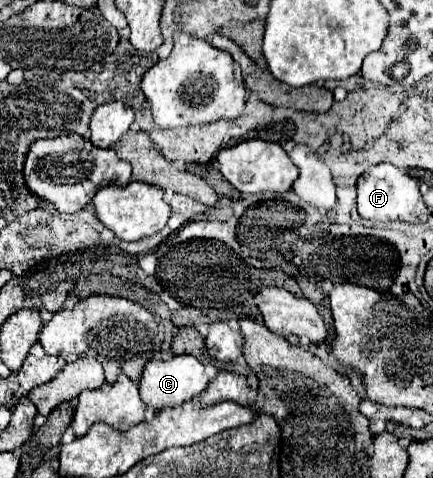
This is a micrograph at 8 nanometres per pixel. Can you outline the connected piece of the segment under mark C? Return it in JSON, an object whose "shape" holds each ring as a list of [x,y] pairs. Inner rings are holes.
{"shape":[[[175,355],[167,361],[151,359],[145,365],[141,381],[139,381],[139,393],[147,407],[159,411],[169,405],[181,405],[185,401],[191,401],[195,395],[205,391],[207,383],[209,383],[209,377],[207,377],[203,365],[193,355]]]}

